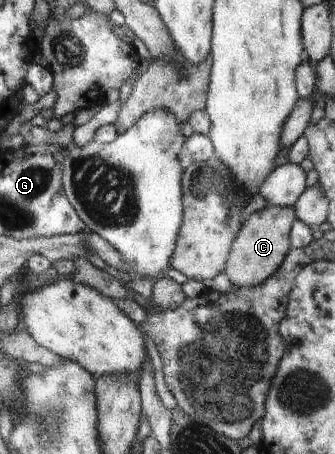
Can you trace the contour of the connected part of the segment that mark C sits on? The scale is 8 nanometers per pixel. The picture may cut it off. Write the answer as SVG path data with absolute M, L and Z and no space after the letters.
M268 203L259 211L247 217L233 242L224 273L235 288L261 284L270 278L282 263L289 250L291 227L297 222L294 207L280 207Z

